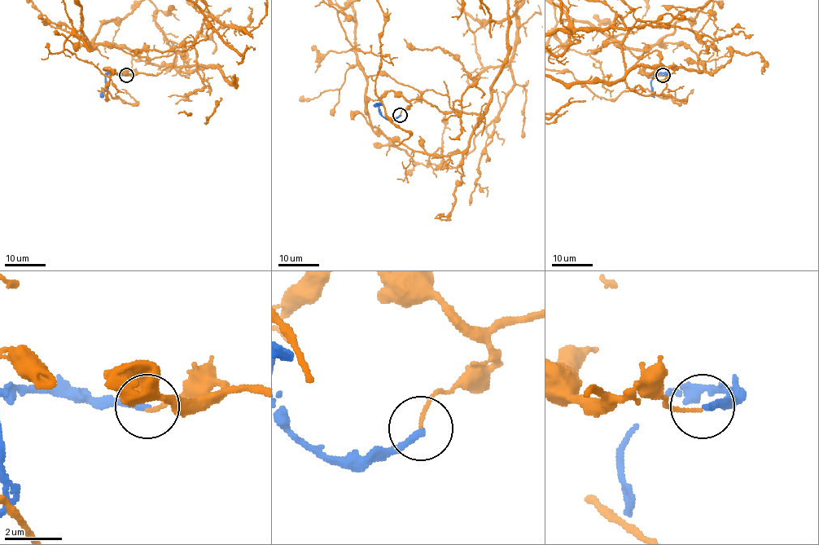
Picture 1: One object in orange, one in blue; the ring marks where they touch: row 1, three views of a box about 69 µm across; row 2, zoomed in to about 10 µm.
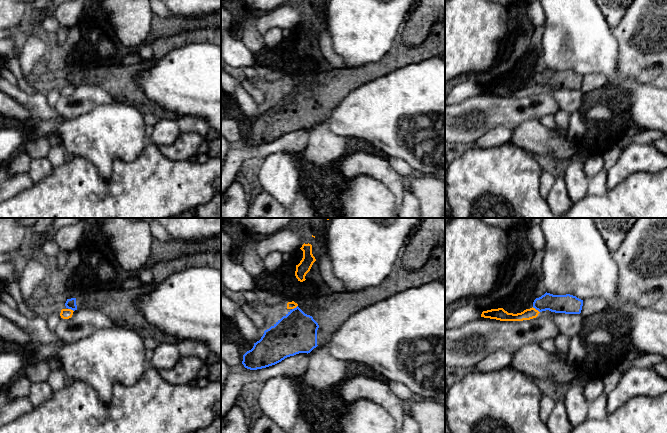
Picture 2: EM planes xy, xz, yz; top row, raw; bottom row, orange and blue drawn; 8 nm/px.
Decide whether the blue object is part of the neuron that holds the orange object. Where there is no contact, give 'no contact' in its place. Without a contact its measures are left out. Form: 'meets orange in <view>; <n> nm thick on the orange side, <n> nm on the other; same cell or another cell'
meets orange in yz; 90 nm thick on the orange side, 140 nm on the other; another cell

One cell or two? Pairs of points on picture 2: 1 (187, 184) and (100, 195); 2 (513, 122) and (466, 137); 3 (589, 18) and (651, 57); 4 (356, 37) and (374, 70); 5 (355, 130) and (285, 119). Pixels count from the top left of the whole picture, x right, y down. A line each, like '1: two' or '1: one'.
1: one
2: one
3: two
4: two
5: two

